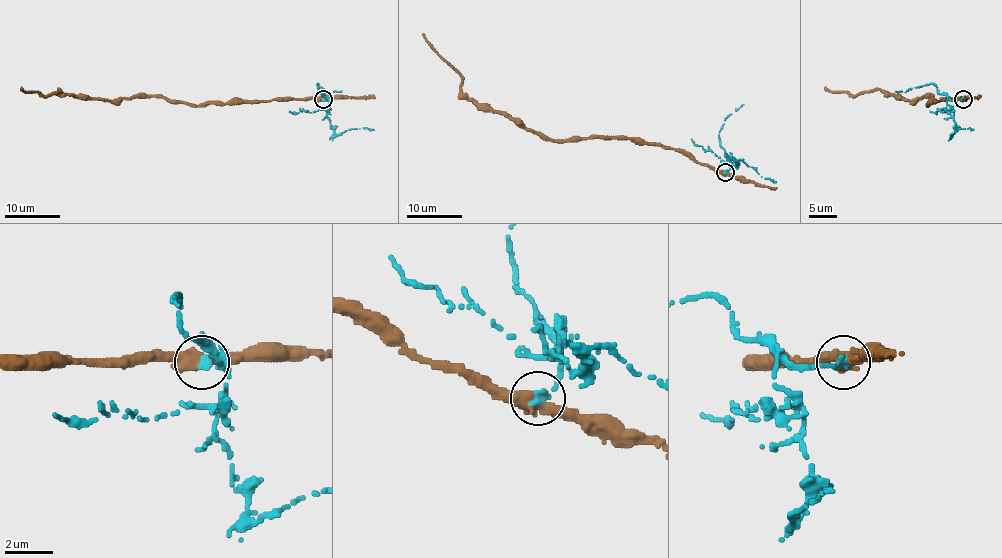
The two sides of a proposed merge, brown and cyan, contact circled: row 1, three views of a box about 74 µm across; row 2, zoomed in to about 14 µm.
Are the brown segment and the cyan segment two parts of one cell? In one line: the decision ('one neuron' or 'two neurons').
two neurons

